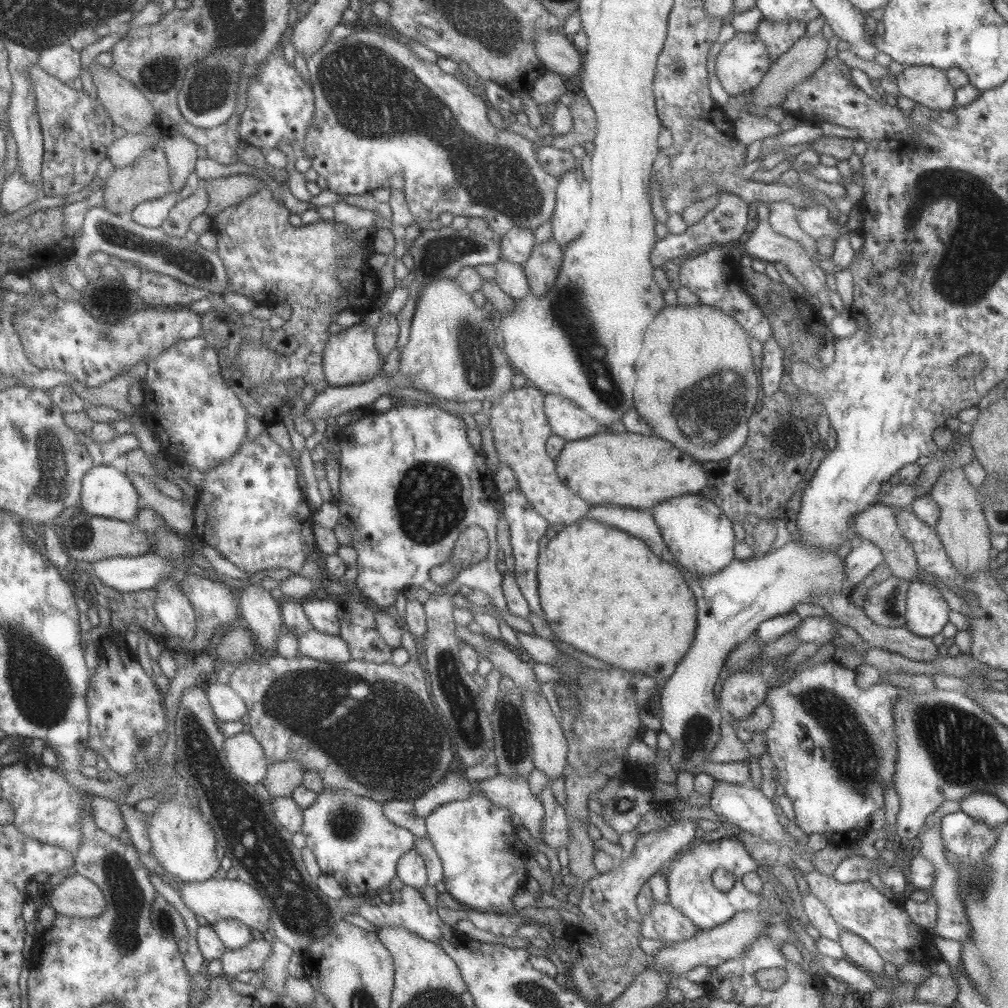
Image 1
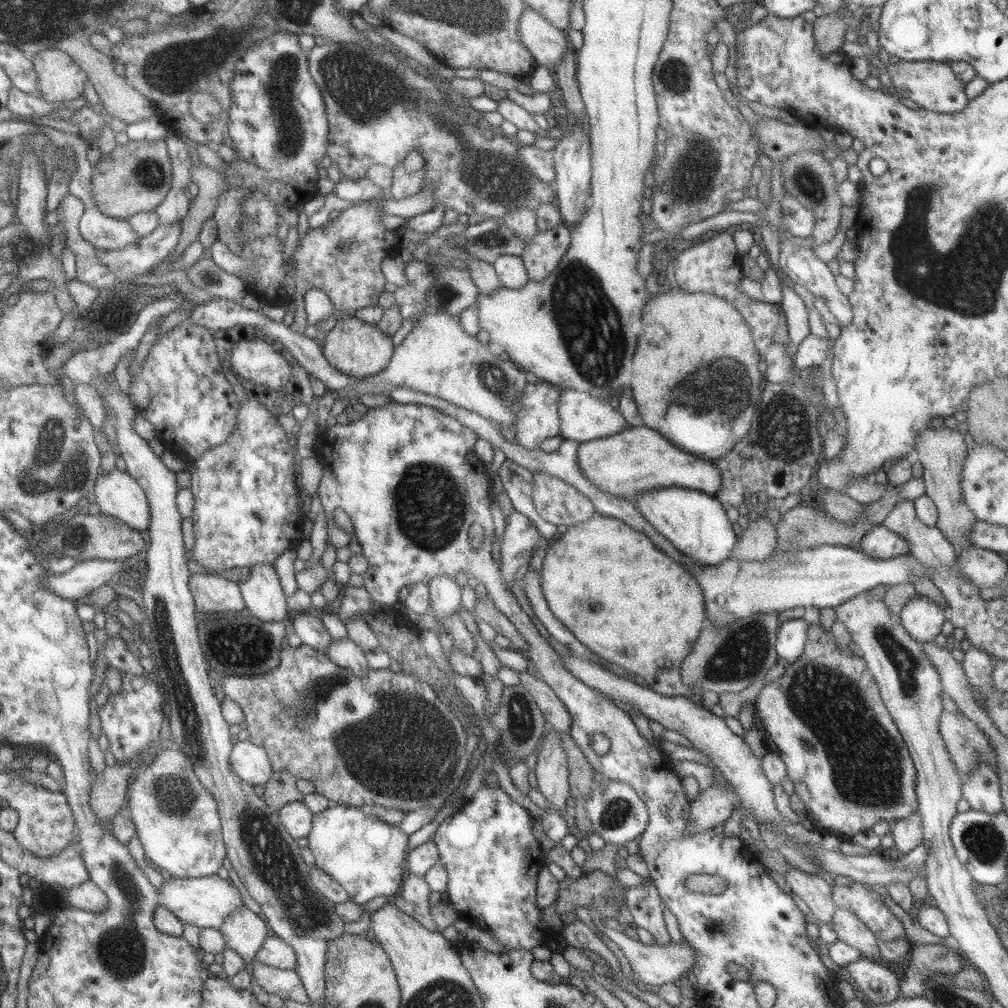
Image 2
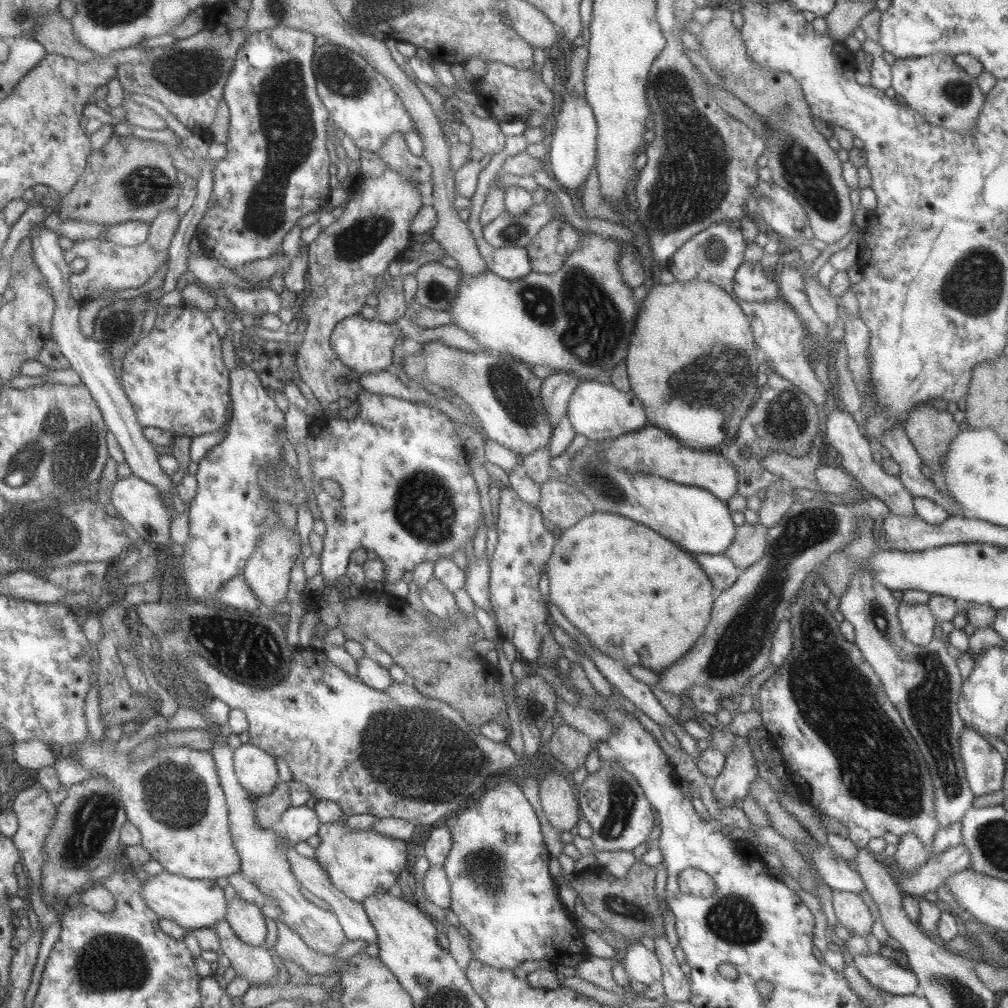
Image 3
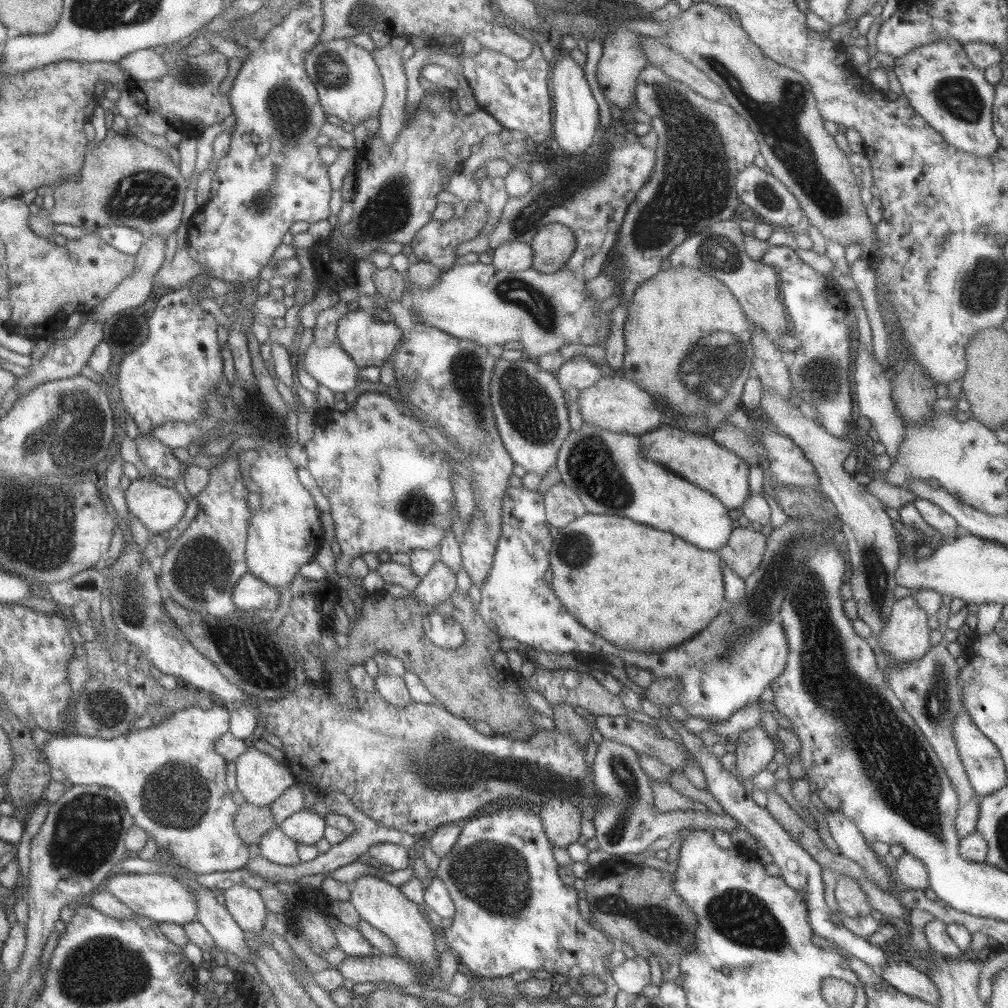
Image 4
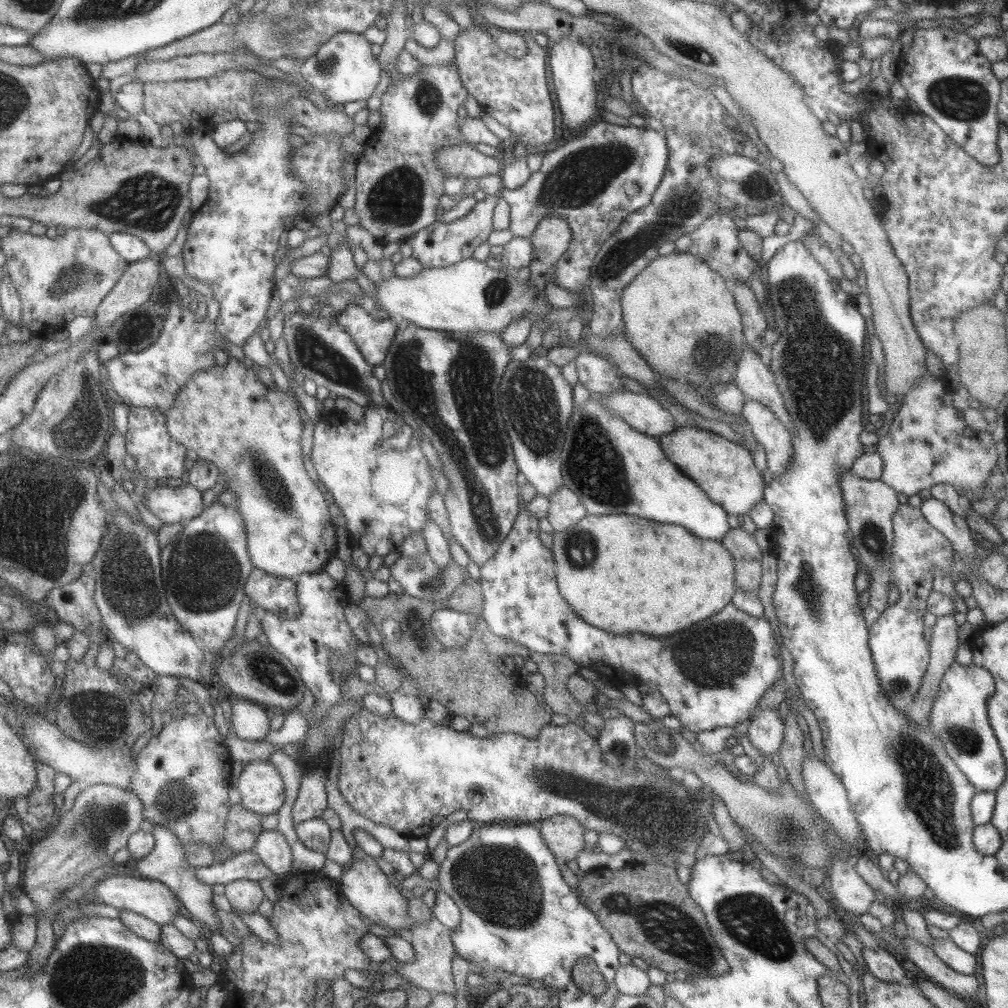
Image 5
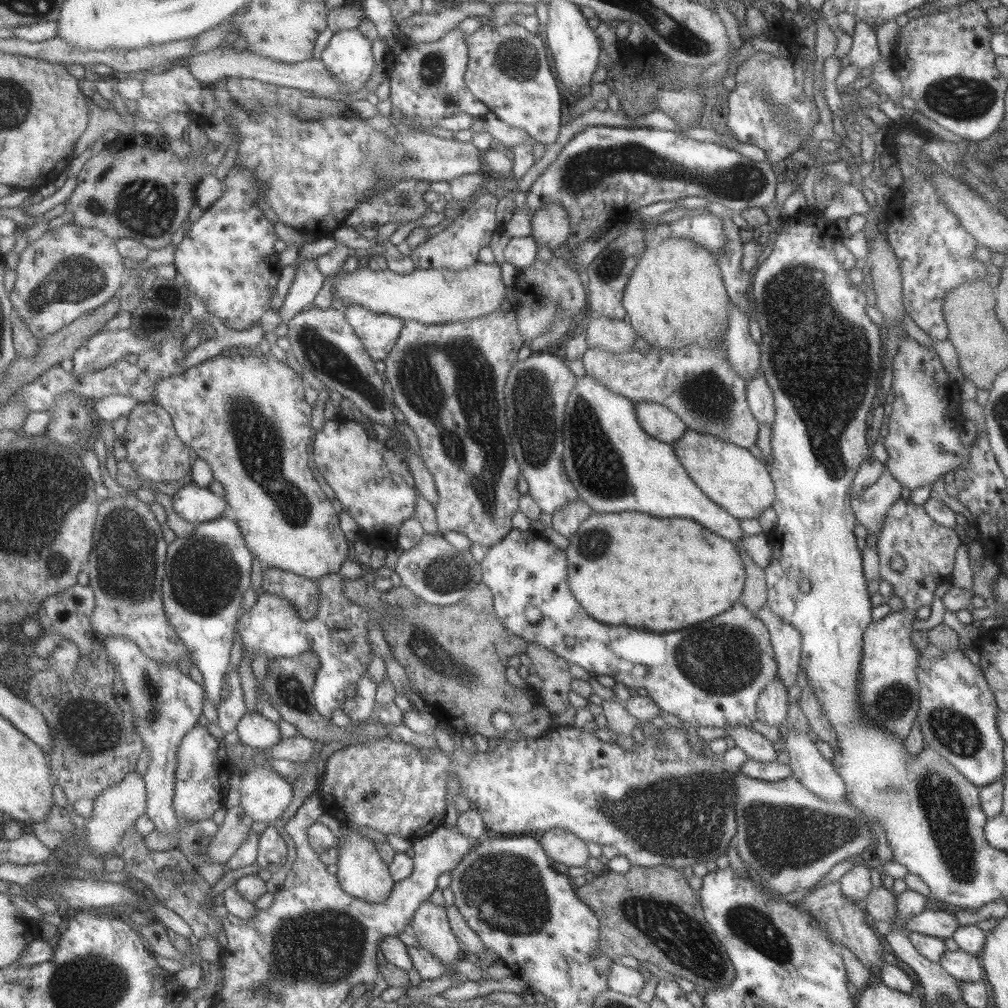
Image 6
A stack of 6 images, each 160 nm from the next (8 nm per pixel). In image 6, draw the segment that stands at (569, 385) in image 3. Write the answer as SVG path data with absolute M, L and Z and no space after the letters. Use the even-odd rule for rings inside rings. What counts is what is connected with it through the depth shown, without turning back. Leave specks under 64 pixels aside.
M723 342L711 350L690 344L673 352L652 347L639 352L630 346L623 354L611 354L586 348L580 359L584 373L613 394L633 403L647 401L665 406L689 429L749 450L756 443L758 422L746 402L746 381L728 365L725 349Z

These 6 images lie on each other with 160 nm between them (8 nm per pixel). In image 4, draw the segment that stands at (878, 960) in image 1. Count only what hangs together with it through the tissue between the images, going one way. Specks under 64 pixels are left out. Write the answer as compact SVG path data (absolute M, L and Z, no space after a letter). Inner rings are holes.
M838 874L836 877L834 898L839 910L850 917L869 915L872 908L867 904L866 895L859 889L858 882L844 874Z

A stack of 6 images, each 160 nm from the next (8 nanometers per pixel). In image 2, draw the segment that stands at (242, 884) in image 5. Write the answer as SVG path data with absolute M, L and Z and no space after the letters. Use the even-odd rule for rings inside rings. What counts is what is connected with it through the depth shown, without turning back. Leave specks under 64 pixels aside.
M245 907L228 914L218 931L227 948L234 950L245 962L250 962L263 941L269 936L268 926L260 914Z

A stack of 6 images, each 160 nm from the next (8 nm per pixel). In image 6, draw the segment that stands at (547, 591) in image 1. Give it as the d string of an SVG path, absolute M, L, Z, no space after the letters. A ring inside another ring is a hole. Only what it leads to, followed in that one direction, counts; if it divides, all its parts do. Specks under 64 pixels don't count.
M633 511L592 512L567 542L564 553L569 590L585 613L603 625L625 624L653 632L671 632L717 616L739 602L745 573L733 543L688 518L655 518ZM625 552L627 562L613 562Z

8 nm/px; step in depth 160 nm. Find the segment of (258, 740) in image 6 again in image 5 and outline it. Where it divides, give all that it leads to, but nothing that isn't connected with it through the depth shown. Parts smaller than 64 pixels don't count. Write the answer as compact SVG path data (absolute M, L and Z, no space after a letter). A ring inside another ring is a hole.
M233 698L230 704L230 725L236 738L241 740L261 740L269 730L269 719L265 711L255 702Z

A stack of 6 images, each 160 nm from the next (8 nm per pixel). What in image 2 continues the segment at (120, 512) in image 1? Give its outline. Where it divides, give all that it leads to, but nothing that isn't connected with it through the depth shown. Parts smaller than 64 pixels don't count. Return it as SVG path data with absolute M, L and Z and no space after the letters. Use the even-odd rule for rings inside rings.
M100 470L89 497L97 504L99 513L118 518L129 528L142 533L147 530L149 507L144 490L126 471Z

